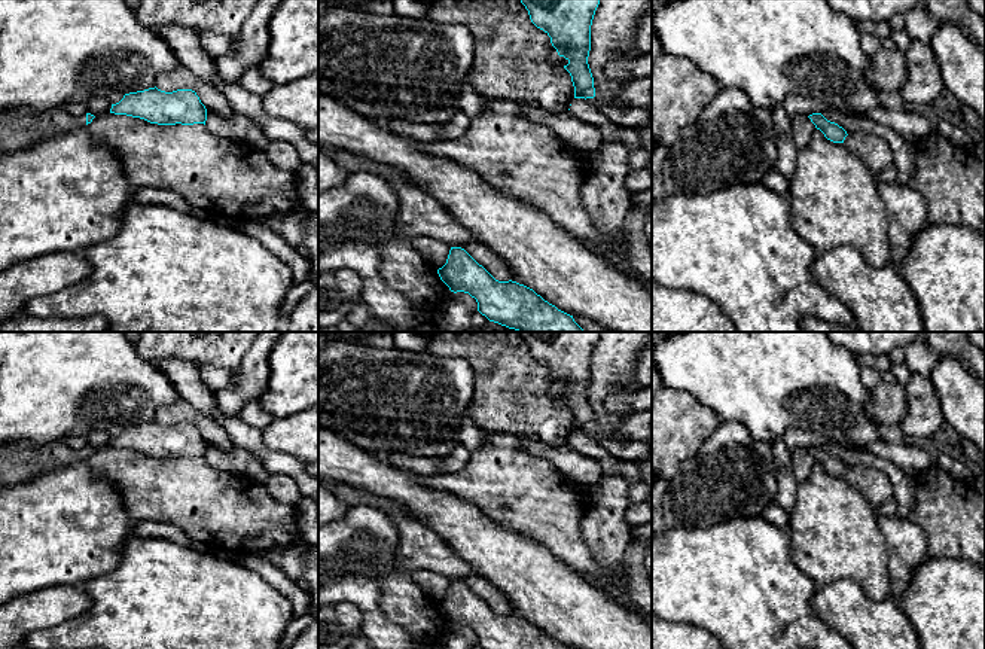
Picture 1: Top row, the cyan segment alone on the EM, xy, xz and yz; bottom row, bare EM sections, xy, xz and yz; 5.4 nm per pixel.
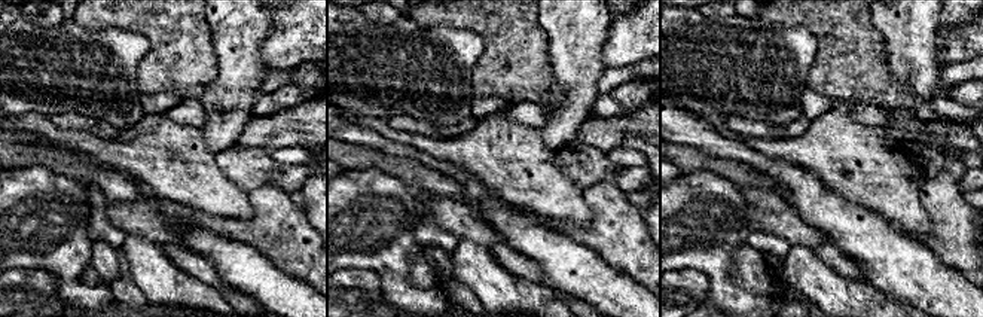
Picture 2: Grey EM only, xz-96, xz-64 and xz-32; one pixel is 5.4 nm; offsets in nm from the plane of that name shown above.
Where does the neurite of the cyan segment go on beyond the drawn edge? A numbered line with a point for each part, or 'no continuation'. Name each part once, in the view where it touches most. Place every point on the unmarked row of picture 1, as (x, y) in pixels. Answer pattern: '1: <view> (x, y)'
1: xy (20, 462)

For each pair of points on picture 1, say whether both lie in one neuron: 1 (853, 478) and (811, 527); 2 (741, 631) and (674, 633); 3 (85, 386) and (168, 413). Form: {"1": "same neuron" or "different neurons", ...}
{"1": "different neurons", "2": "different neurons", "3": "different neurons"}

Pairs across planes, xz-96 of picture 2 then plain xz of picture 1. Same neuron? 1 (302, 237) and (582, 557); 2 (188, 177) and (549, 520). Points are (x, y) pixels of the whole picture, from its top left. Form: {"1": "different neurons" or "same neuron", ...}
{"1": "different neurons", "2": "same neuron"}

